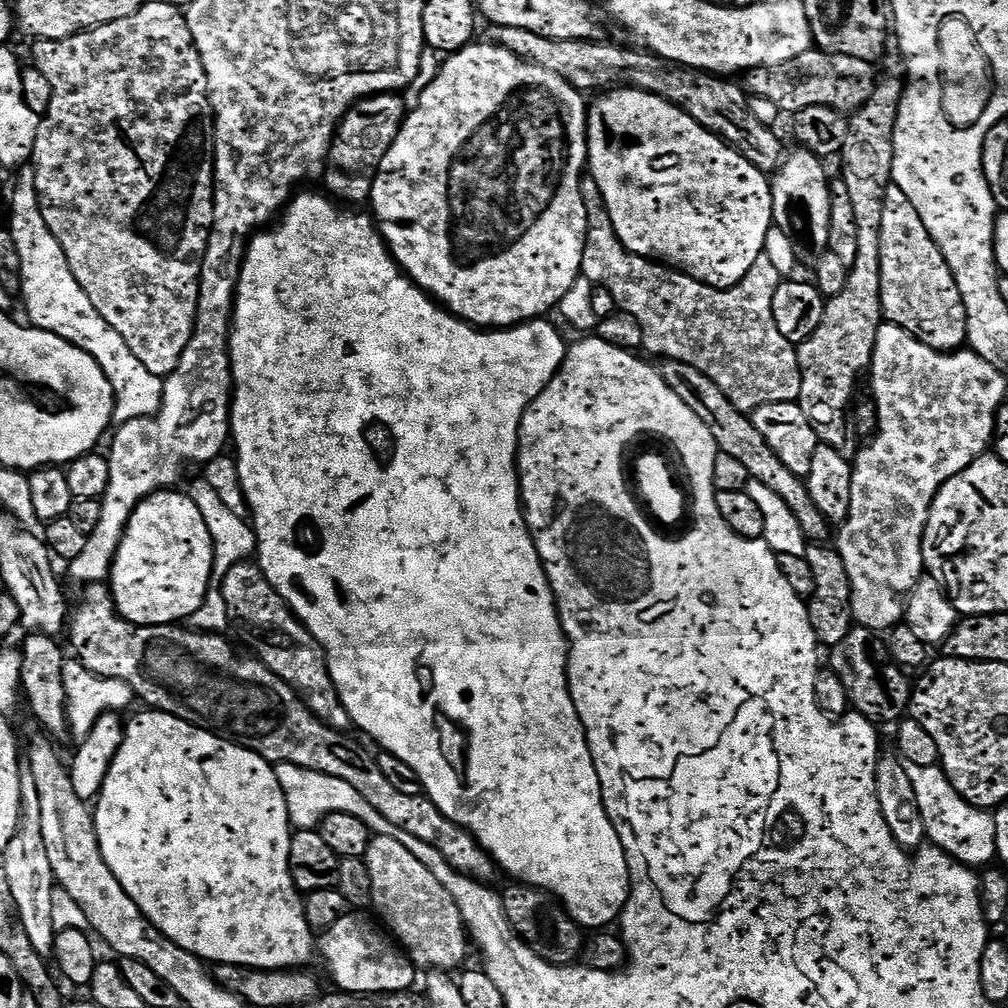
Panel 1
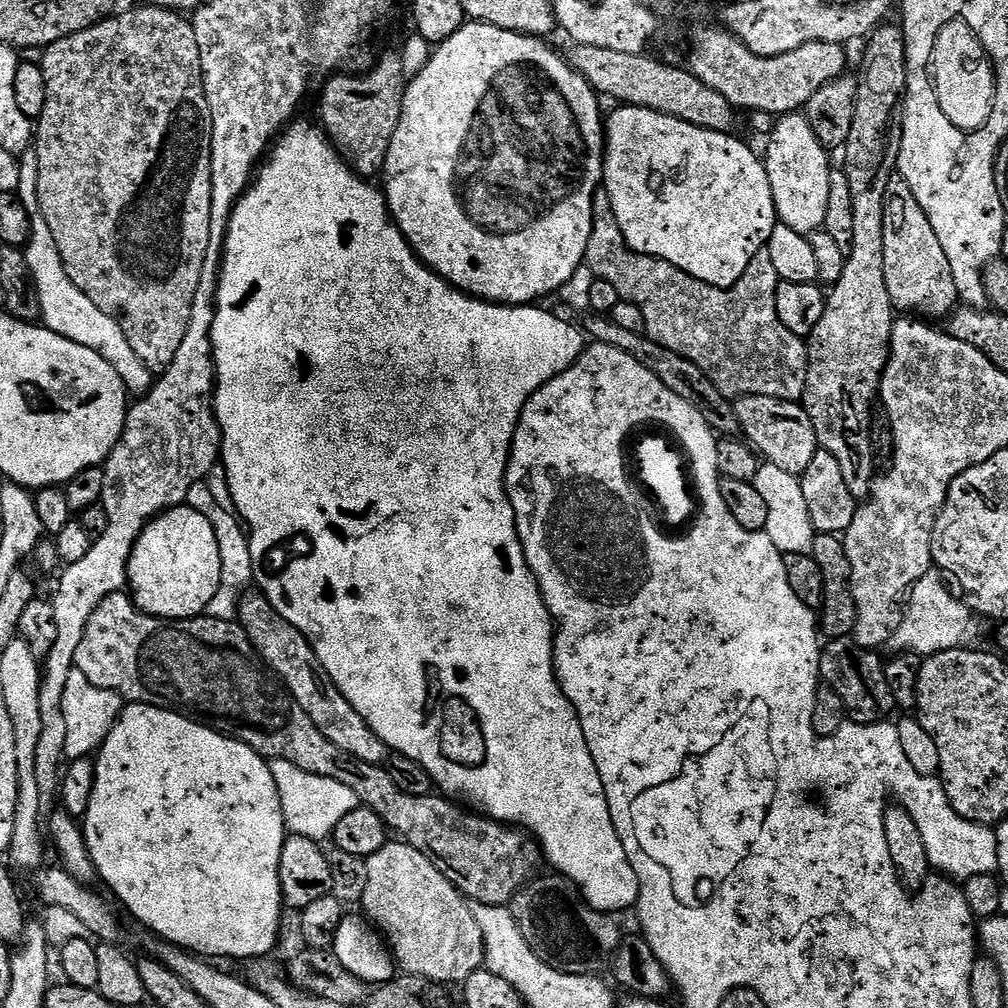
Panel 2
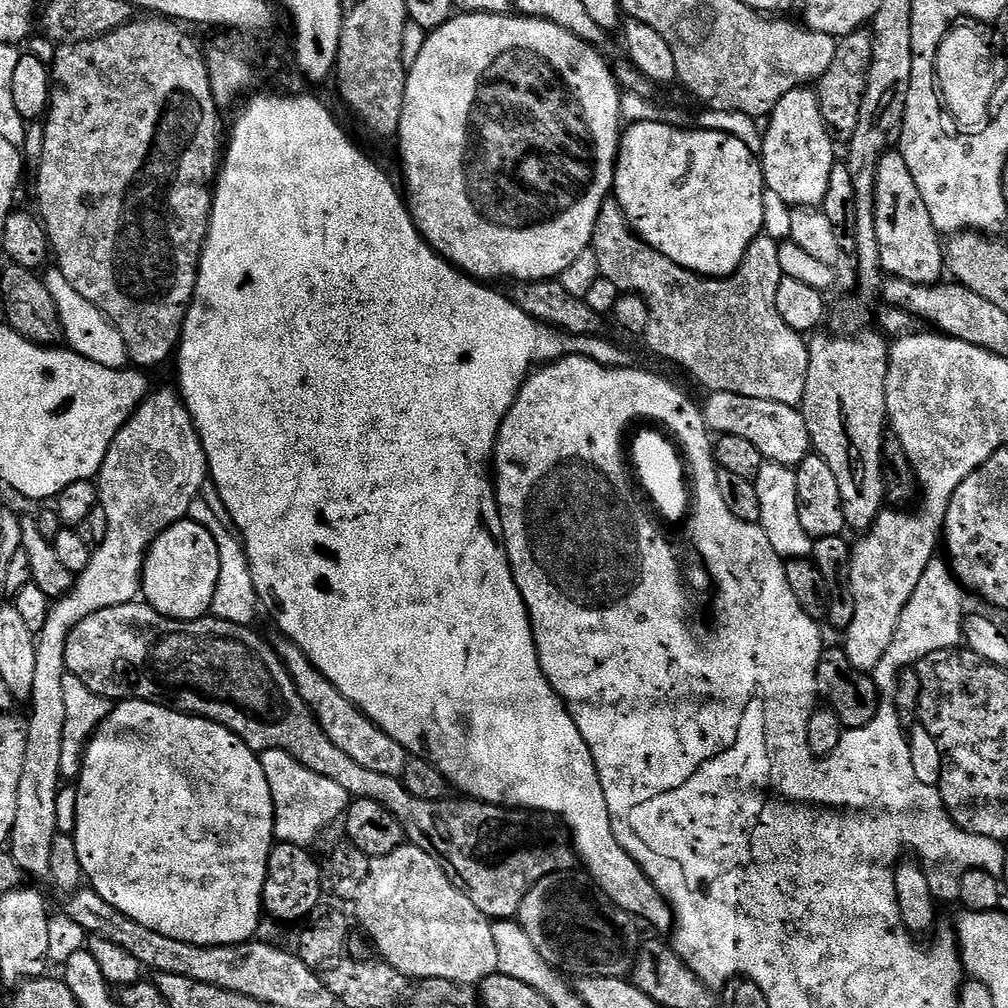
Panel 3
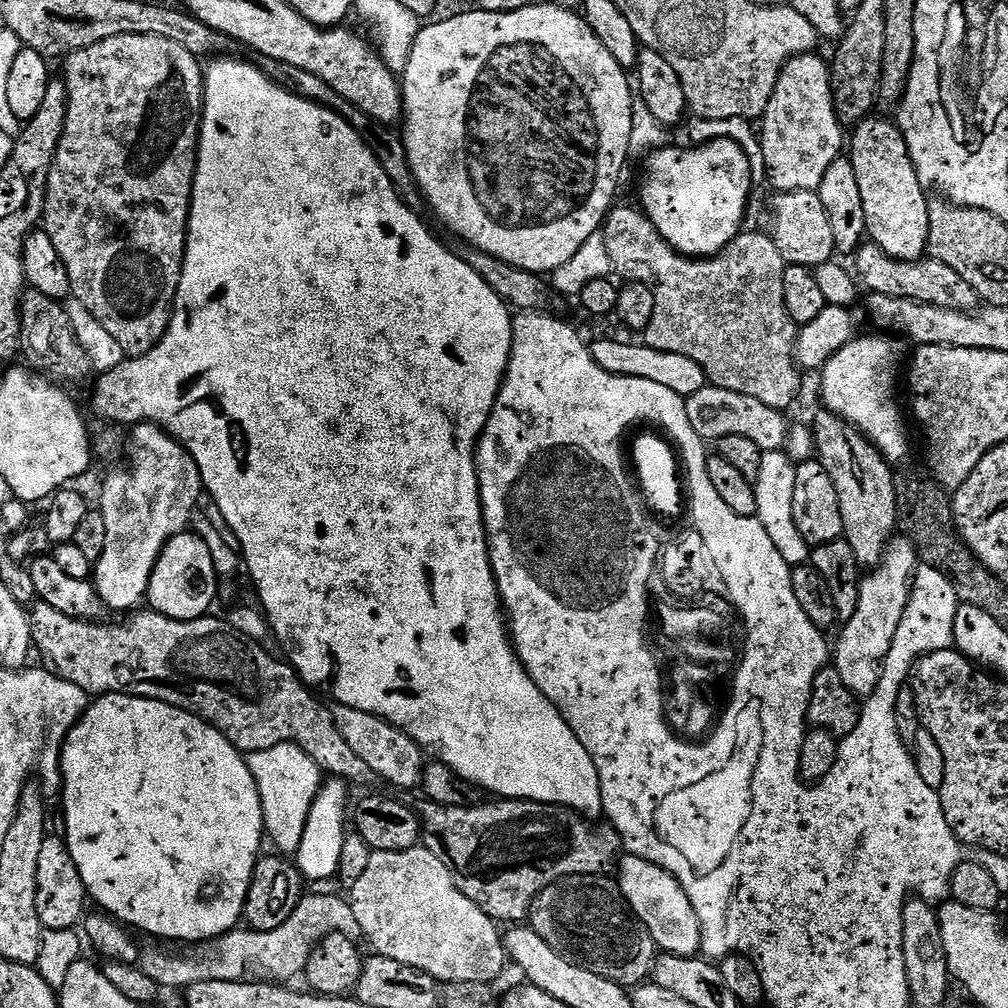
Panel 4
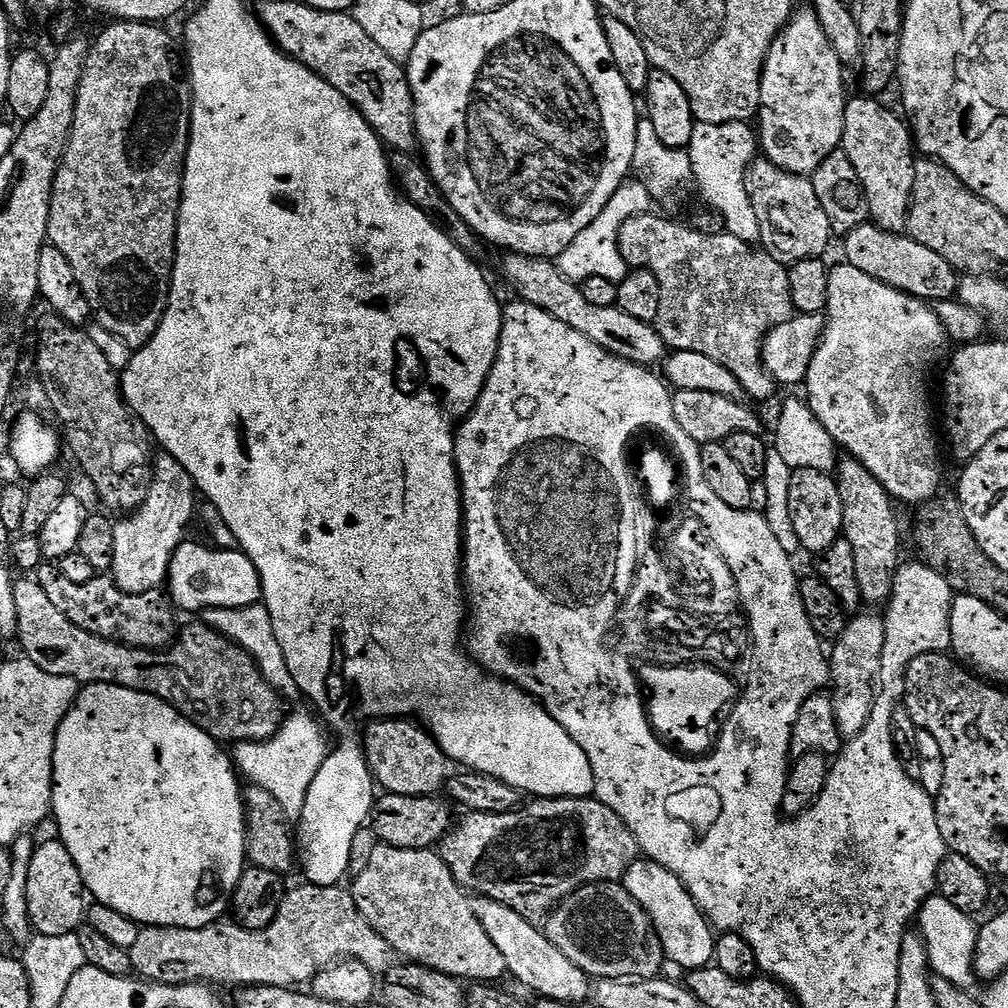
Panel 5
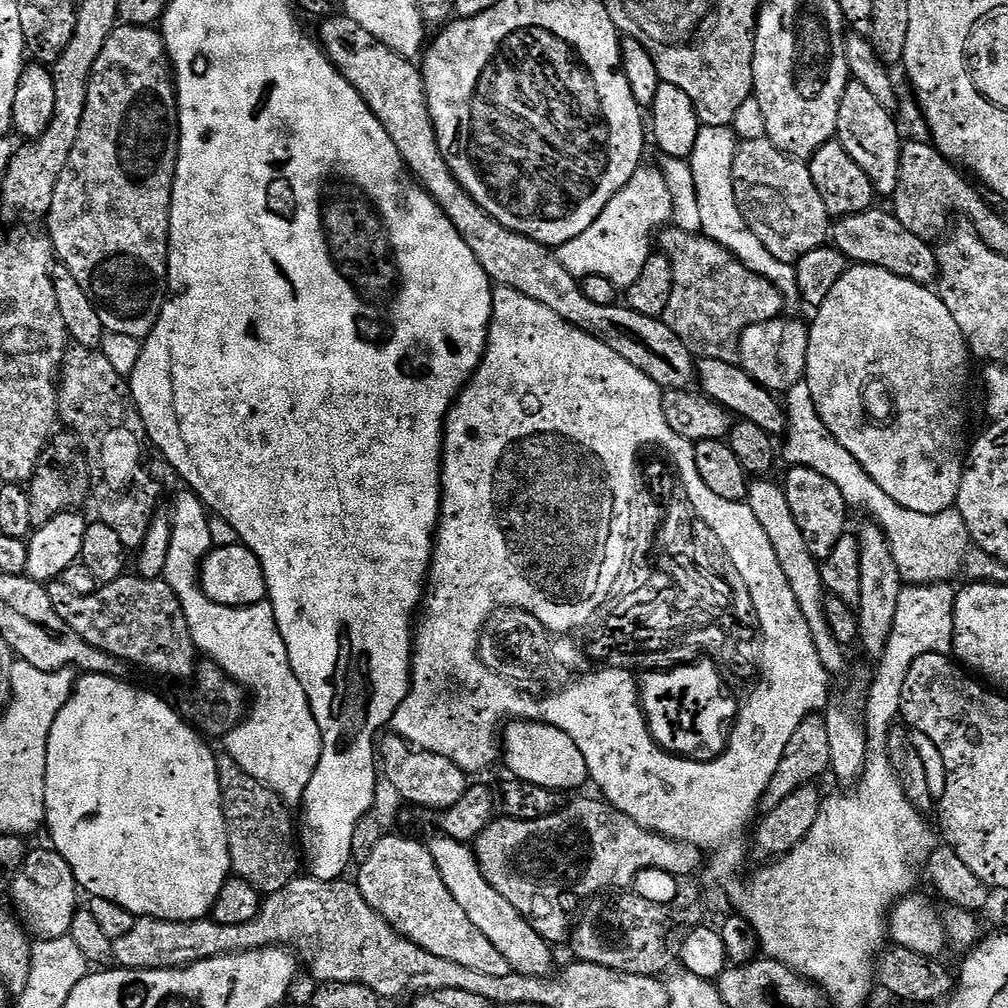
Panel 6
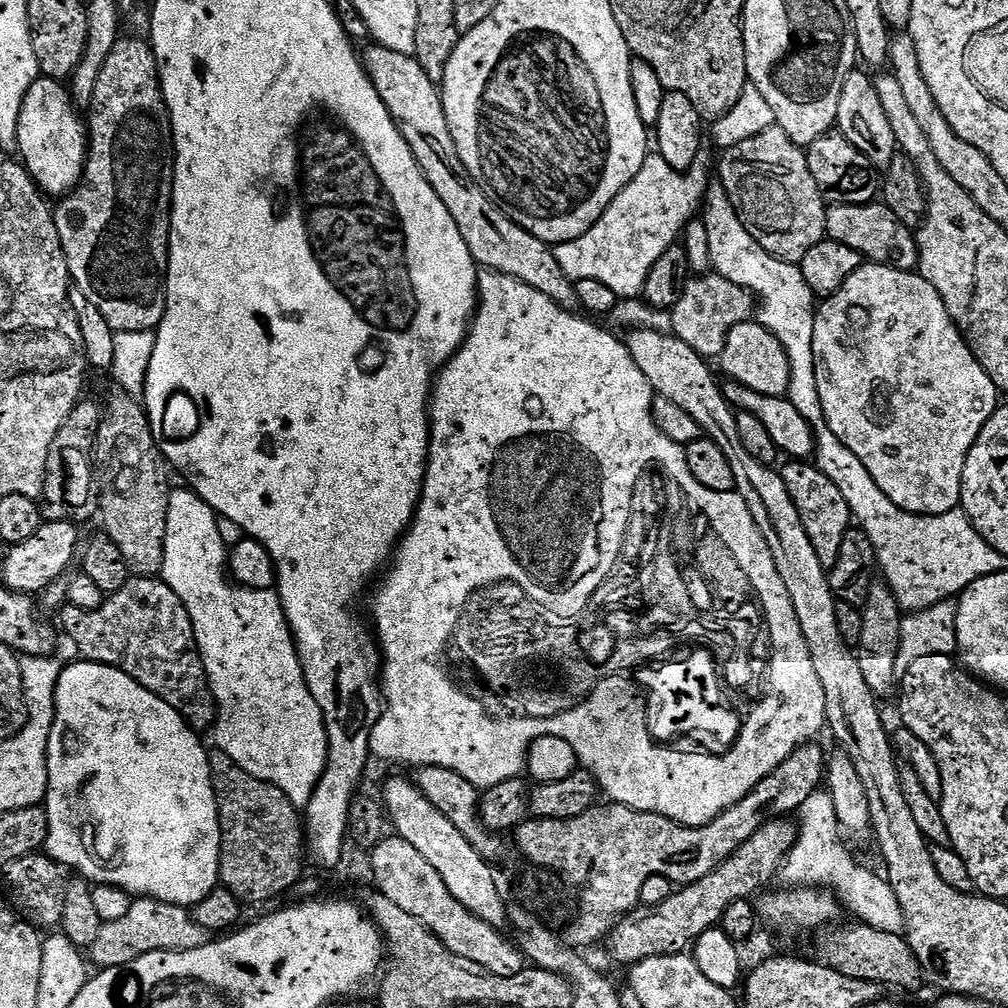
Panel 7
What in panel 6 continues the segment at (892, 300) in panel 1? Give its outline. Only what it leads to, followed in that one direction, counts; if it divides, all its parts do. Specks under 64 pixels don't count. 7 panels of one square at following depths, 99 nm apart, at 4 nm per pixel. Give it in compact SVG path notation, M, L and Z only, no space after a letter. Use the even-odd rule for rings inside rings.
M849 79L846 90L842 94L842 102L838 106L838 126L835 139L844 147L846 154L862 166L866 178L870 178L872 191L877 197L895 197L896 187L900 181L900 128L896 125L893 113L874 98L862 82Z

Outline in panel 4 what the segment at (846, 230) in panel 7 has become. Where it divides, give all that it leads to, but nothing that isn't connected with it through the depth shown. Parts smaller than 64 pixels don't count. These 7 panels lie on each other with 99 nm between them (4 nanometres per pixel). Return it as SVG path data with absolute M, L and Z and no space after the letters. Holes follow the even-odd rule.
M871 242L861 244L854 253L854 259L856 259L855 275L863 287L864 284L868 287L869 293L877 292L883 296L930 302L930 306L942 306L959 312L975 312L981 307L982 301L974 286L970 286L970 282L962 279L955 270L950 270L946 262L938 262L931 258L899 260L886 254L882 246Z

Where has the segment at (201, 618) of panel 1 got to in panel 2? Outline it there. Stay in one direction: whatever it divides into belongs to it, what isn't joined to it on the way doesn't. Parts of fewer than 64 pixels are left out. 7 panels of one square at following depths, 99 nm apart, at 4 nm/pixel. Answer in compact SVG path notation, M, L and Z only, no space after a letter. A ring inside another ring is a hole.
M201 482L190 486L186 504L187 507L198 510L210 522L210 526L214 526L214 538L218 538L218 552L222 559L218 590L215 591L214 598L210 598L207 615L218 621L235 621L239 611L240 593L244 590L242 588L253 581L248 535L233 511L216 504L215 494L206 485L207 483Z

